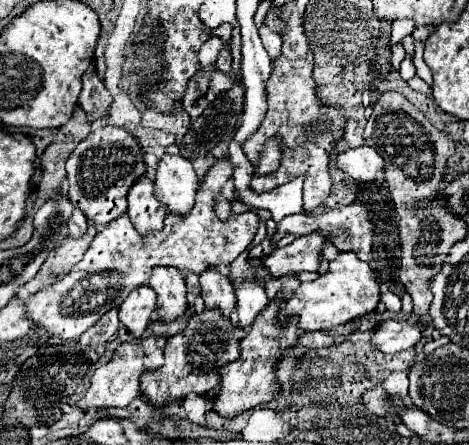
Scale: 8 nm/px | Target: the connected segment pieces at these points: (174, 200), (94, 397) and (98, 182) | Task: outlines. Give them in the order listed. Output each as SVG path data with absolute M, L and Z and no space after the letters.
M164 154L156 170L154 196L170 214L184 216L196 202L198 182L196 172L186 158Z
M150 336L146 340L138 340L136 344L118 346L118 350L114 352L114 358L92 374L90 388L84 394L84 398L78 402L78 408L84 410L84 412L88 412L92 408L102 410L102 408L110 408L110 406L126 408L138 396L138 378L140 378L140 374L146 372L146 370L156 370L156 368L162 366L162 354L164 354L162 340L164 338Z
M102 126L90 132L66 162L70 200L78 206L88 222L104 226L126 212L126 196L130 186L142 176L130 176L130 134L118 126Z

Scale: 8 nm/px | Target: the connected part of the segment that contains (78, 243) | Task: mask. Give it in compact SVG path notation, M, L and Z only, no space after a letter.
M90 224L88 230L84 232L84 236L68 238L60 246L56 246L50 252L50 256L46 258L46 262L40 268L40 272L36 274L36 278L26 284L26 292L36 294L36 292L44 290L46 286L54 284L56 280L60 280L62 276L66 276L72 270L72 266L82 260L82 256L88 250L94 236L96 236L96 226Z

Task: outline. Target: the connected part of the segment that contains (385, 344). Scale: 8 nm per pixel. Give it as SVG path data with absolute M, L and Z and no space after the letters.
M384 320L372 334L372 344L384 354L396 354L416 346L422 338L422 324L412 320Z

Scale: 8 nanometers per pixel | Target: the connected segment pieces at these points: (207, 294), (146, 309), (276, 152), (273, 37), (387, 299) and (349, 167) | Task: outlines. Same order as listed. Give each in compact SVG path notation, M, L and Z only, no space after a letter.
M210 268L208 272L200 274L200 286L206 310L218 308L224 318L230 318L236 308L236 296L230 280L224 274L216 272L216 268Z
M140 286L122 302L120 322L132 332L134 338L140 338L150 324L152 312L156 310L156 294L148 286Z
M268 140L264 148L264 156L260 156L260 164L254 170L256 174L268 174L274 172L278 164L280 164L280 144L278 140Z
M262 24L260 26L260 38L262 38L262 44L264 44L266 52L272 56L272 60L278 58L280 56L280 48L282 48L280 34L274 32L274 30L270 30L266 24Z
M390 290L386 292L380 292L380 300L384 302L386 310L392 310L392 312L400 312L400 298L396 294L392 294Z
M370 146L350 148L338 156L338 168L354 182L378 182L384 176L384 158Z

